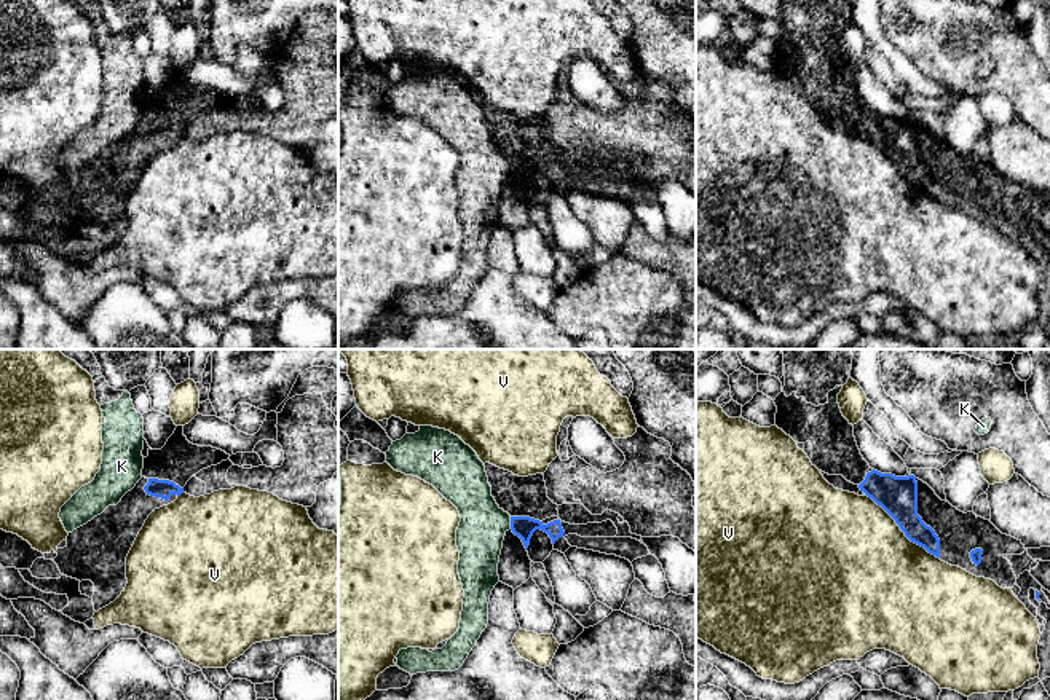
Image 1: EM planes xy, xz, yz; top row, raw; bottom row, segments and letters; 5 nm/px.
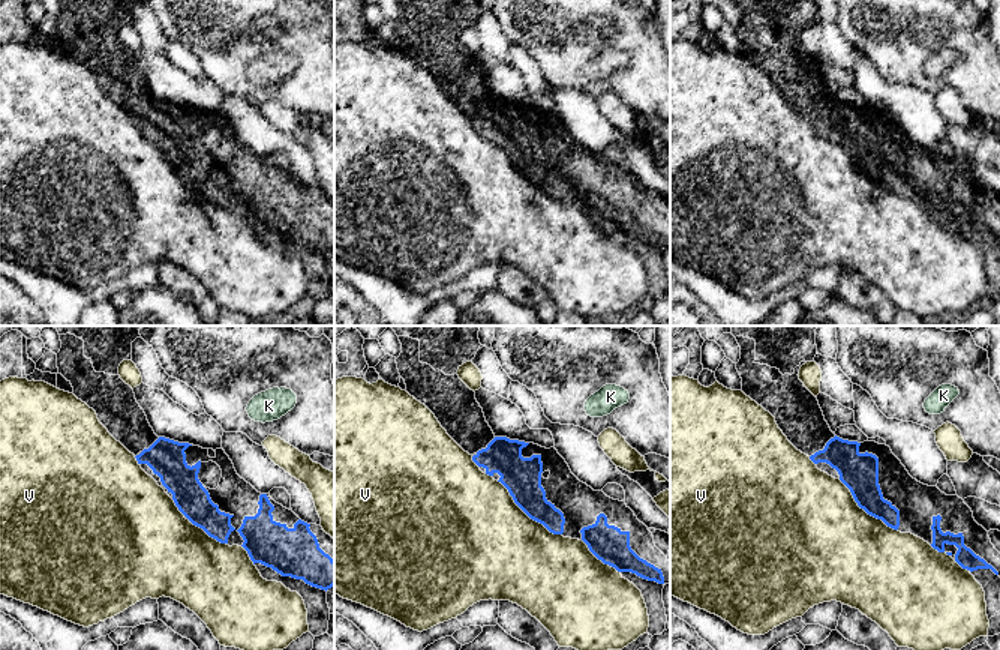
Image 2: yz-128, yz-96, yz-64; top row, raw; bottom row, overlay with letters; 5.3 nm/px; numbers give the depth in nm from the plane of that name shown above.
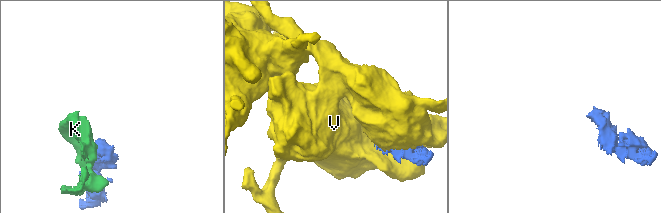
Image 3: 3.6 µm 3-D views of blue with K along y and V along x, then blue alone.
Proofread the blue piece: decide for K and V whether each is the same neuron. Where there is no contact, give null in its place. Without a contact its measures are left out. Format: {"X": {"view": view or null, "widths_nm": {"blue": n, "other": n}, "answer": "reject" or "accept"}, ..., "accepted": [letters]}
{"K": {"view": "xz", "widths_nm": {"blue": 110, "other": 240}, "answer": "reject"}, "V": {"view": "yz", "widths_nm": {"blue": 190, "other": 500}, "answer": "reject"}, "accepted": []}

